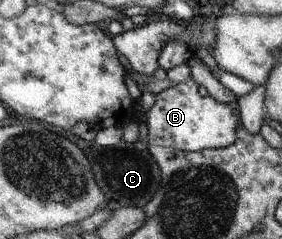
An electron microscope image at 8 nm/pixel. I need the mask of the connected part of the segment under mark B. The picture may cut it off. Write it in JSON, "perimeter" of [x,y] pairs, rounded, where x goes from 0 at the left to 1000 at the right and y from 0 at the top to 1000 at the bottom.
{"perimeter":[[[684,326],[663,343],[610,351],[592,377],[553,393],[550,435],[507,494],[525,536],[528,603],[638,632],[713,632],[805,619],[833,594],[848,523],[844,473],[805,435],[777,435],[748,402],[713,402],[706,356]]]}

